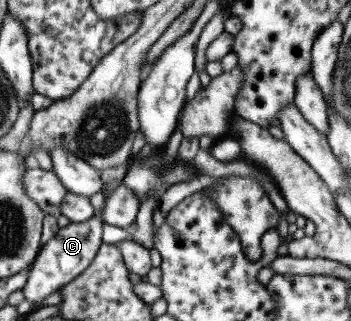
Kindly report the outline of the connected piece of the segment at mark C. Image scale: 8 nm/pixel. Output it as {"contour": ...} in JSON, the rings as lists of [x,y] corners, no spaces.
{"contour":[[[92,215],[82,223],[61,222],[56,233],[44,245],[28,267],[28,277],[20,292],[24,299],[31,304],[38,305],[45,297],[58,292],[64,285],[78,277],[92,261],[100,247],[102,240],[102,221]]]}

